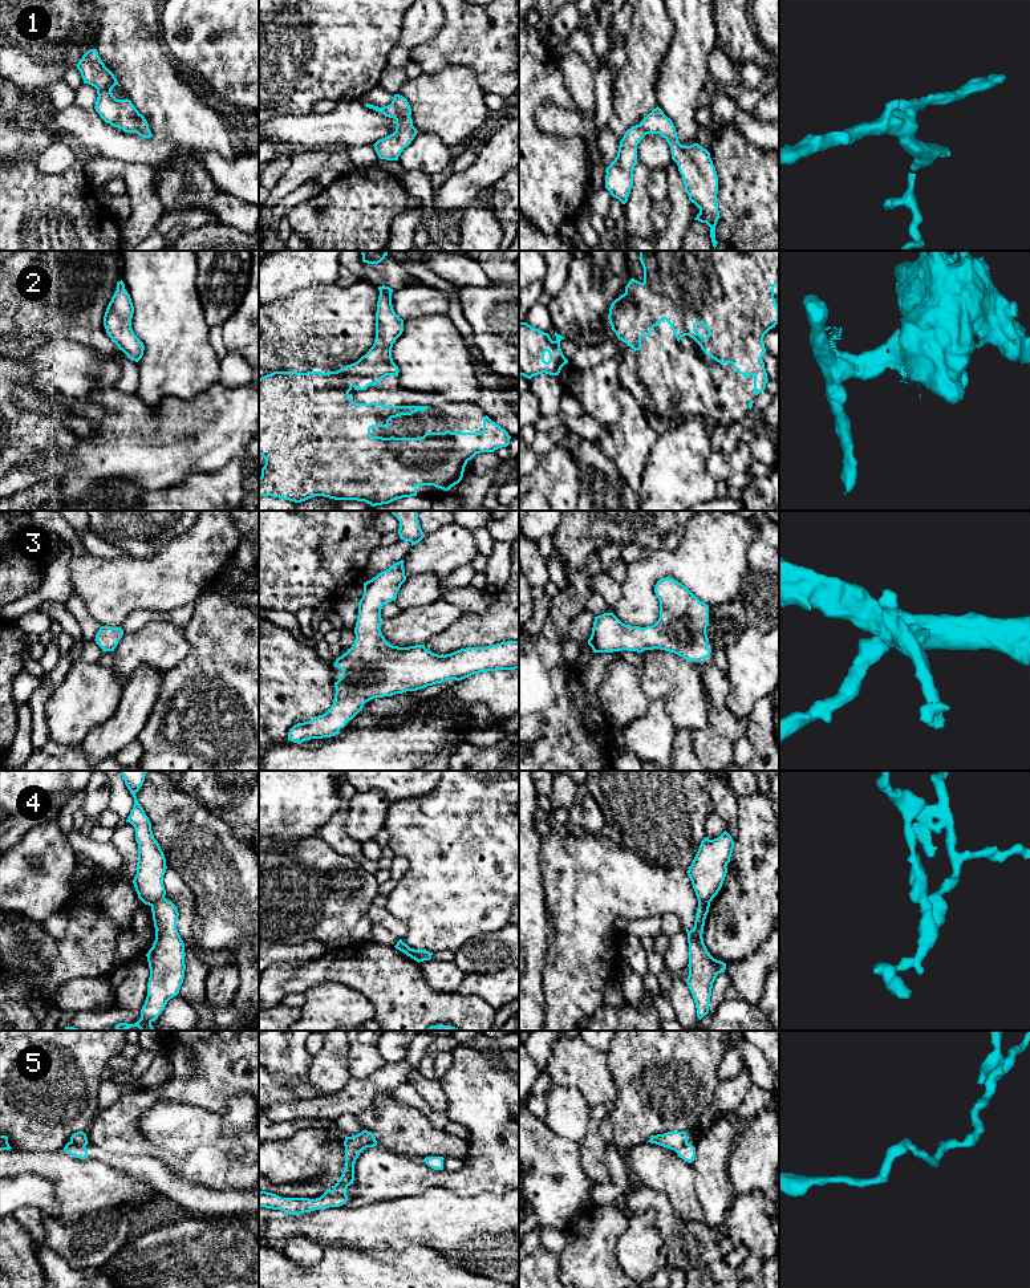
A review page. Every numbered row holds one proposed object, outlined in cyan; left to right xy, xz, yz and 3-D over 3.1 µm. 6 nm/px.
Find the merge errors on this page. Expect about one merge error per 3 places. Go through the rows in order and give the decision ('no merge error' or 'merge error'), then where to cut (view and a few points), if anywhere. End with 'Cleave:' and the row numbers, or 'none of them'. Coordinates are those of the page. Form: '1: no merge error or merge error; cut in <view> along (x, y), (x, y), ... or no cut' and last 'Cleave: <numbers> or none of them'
1: no merge error; no cut
2: no merge error; no cut
3: no merge error; no cut
4: merge error; cut in xy along (163, 897), (150, 905)
5: merge error; cut in xy along (71, 1141), (84, 1146)
Cleave: 4, 5

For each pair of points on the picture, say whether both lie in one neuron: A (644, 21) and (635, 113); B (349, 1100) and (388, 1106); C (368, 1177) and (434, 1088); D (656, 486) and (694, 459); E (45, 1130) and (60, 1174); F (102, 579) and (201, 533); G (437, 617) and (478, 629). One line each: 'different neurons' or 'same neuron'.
A: same neuron
B: different neurons
C: different neurons
D: same neuron
E: different neurons
F: same neuron
G: different neurons

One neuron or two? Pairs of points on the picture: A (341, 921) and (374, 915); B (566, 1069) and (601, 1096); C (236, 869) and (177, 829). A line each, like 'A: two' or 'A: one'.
A: two
B: one
C: one

